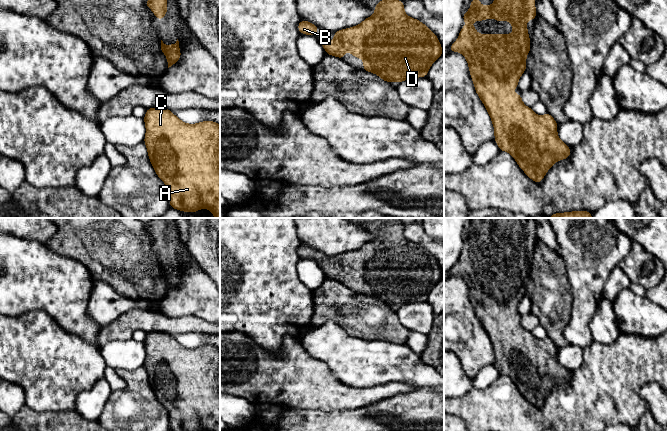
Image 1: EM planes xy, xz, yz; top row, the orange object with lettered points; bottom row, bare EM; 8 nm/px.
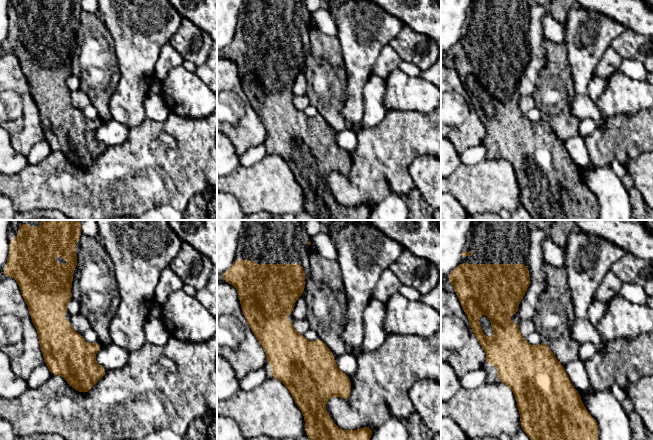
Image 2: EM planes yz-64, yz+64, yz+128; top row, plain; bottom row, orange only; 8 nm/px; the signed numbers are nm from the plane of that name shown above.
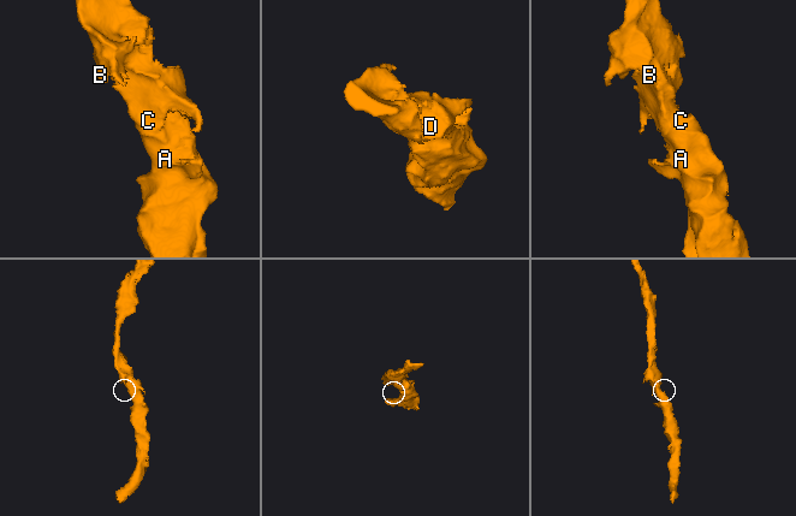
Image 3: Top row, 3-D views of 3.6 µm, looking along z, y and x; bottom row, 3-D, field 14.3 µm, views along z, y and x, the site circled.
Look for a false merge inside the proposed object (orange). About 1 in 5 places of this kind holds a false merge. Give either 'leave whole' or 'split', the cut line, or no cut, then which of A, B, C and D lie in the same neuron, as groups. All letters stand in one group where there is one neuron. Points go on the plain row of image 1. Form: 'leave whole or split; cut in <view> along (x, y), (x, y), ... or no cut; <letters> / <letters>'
leave whole; no cut; A B C D

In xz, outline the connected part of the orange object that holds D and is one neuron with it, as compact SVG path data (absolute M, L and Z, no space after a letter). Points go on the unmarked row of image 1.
M383 223L375 230L375 237L362 247L348 253L334 256L334 266L326 263L319 264L326 278L344 283L344 276L349 275L354 281L362 282L363 294L377 298L387 306L402 306L411 302L425 301L428 294L442 277L442 270L437 260L422 246L405 238L404 227L396 223Z

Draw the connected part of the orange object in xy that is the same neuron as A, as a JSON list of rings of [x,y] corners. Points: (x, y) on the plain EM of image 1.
[[[148,332],[143,343],[146,350],[144,367],[156,398],[169,413],[170,431],[220,431],[220,349],[208,344],[198,348],[186,348],[176,341],[171,334],[163,332]]]

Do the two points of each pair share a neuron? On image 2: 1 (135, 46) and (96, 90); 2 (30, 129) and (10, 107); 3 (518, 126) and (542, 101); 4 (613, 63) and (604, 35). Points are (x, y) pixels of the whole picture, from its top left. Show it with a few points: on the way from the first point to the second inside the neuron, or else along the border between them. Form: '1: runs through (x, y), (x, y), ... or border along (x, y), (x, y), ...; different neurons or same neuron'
1: border along (114, 42), (119, 72), (115, 88); different neurons
2: runs through (25, 124), (13, 112); same neuron
3: border along (543, 116), (557, 135); different neurons
4: border along (610, 45), (595, 68); different neurons

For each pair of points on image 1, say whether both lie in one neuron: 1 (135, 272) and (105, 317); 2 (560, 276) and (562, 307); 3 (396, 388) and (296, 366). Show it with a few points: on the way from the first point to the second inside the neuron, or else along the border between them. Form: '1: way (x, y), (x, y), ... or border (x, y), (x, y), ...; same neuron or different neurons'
1: border (100, 281), (106, 281), (129, 298), (143, 298); different neurons
2: way (560, 284), (560, 299); same neuron
3: way (371, 395), (331, 395), (321, 390); same neuron

